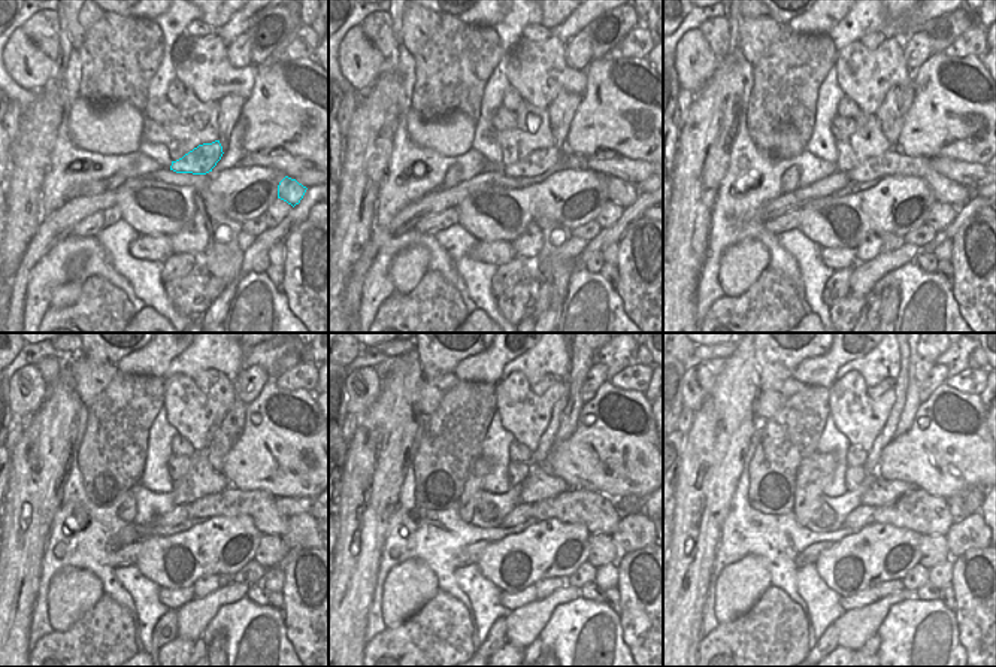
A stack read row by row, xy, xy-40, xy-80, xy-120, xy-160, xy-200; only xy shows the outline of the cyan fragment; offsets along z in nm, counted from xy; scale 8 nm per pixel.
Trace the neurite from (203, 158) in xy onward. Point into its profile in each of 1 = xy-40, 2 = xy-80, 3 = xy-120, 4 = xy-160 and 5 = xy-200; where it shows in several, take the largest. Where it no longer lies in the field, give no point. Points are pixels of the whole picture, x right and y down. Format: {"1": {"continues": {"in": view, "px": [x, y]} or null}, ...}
{"1": {"continues": {"in": "xy-40", "px": [539, 161]}}, "2": {"continues": {"in": "xy-80", "px": [892, 163]}}, "3": {"continues": {"in": "xy-120", "px": [259, 505]}}, "4": {"continues": {"in": "xy-160", "px": [596, 512]}}, "5": {"continues": {"in": "xy-200", "px": [919, 511]}}}

